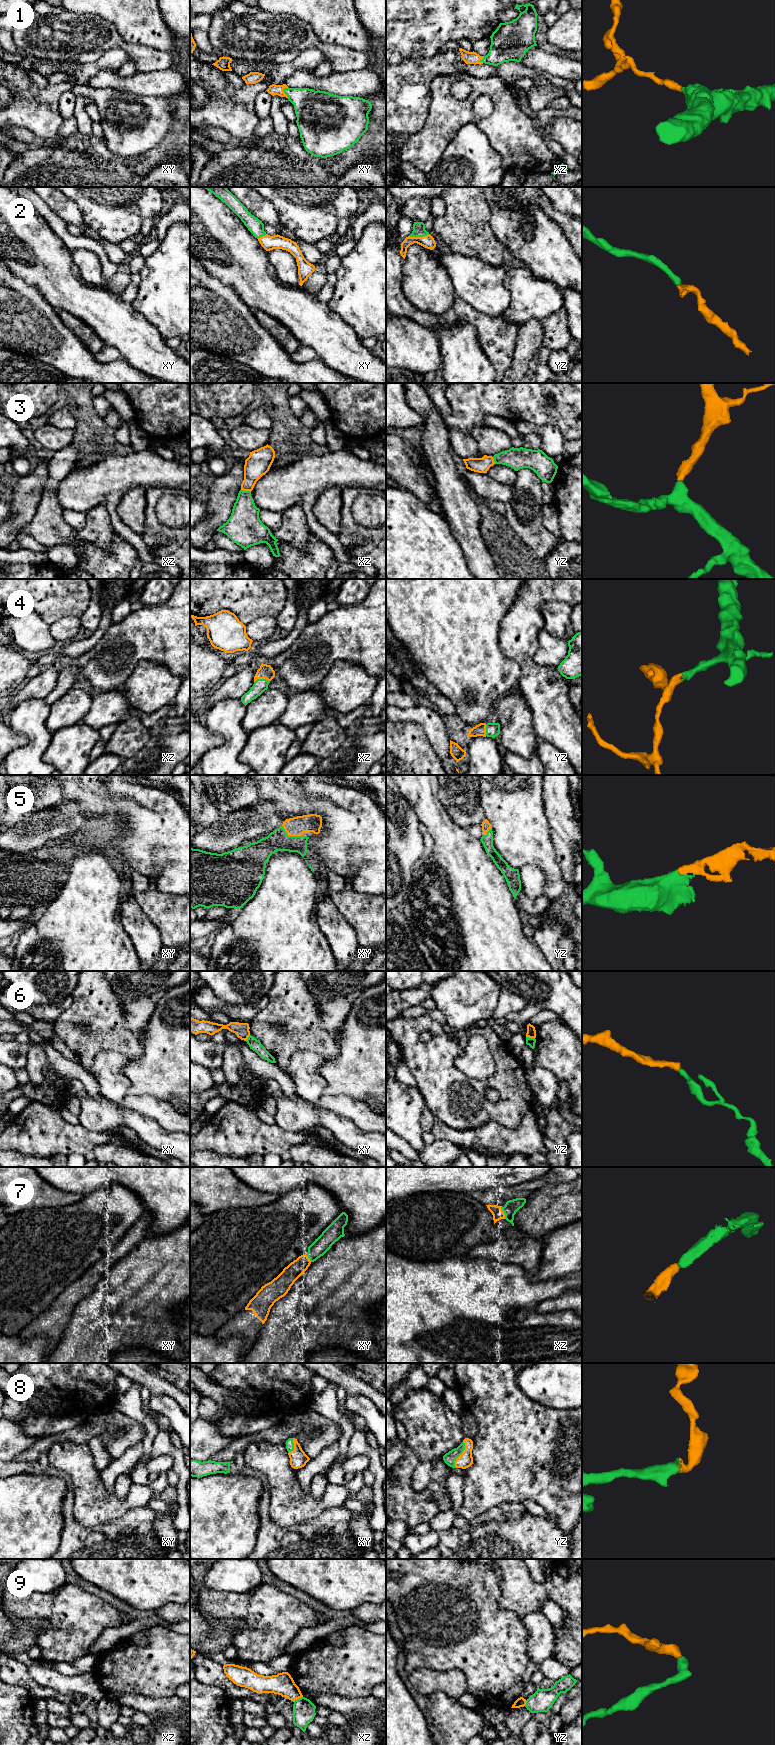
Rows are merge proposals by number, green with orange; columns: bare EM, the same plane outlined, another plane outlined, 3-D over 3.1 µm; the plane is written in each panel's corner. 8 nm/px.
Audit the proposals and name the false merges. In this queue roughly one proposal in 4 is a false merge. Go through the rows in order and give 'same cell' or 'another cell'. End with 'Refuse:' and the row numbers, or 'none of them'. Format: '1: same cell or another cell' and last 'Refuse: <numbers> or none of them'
1: same cell
2: same cell
3: same cell
4: same cell
5: same cell
6: another cell
7: same cell
8: same cell
9: another cell
Refuse: 6, 9

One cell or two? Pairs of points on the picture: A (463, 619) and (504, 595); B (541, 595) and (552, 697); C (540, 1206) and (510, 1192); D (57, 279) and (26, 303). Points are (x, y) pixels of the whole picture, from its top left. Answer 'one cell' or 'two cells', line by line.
A: one cell
B: one cell
C: two cells
D: two cells

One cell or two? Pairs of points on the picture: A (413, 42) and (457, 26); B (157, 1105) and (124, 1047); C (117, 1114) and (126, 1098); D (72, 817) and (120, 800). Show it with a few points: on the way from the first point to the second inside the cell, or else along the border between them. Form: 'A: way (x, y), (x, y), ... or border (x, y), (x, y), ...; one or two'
A: way (424, 31), (429, 26), (446, 26); one
B: border (106, 1050), (122, 1053), (128, 1059); two
C: border (105, 1098), (143, 1114); two
D: border (63, 800), (69, 801), (81, 814), (90, 818); two

